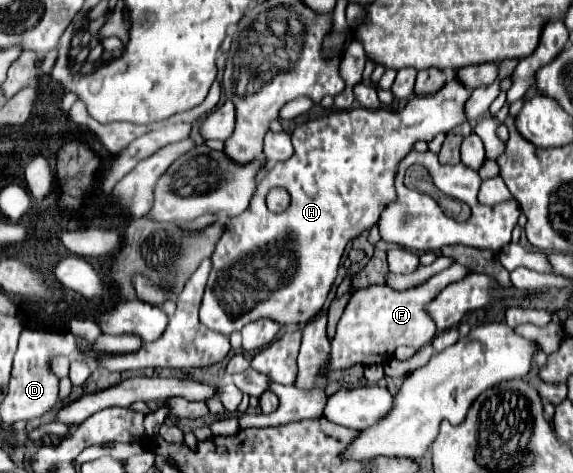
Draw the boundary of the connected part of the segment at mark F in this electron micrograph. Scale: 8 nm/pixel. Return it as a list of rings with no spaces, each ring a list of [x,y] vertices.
[[[453,263],[449,269],[433,275],[423,285],[417,285],[405,291],[395,291],[387,285],[369,285],[369,287],[353,291],[345,307],[345,313],[339,319],[337,335],[331,341],[331,363],[327,371],[347,369],[353,363],[361,363],[365,367],[383,363],[387,357],[393,355],[393,351],[399,345],[421,349],[423,345],[431,343],[437,329],[433,327],[433,321],[429,319],[429,315],[425,315],[423,305],[429,303],[429,299],[433,299],[445,285],[457,279],[463,279],[467,273],[469,273],[467,267]]]

